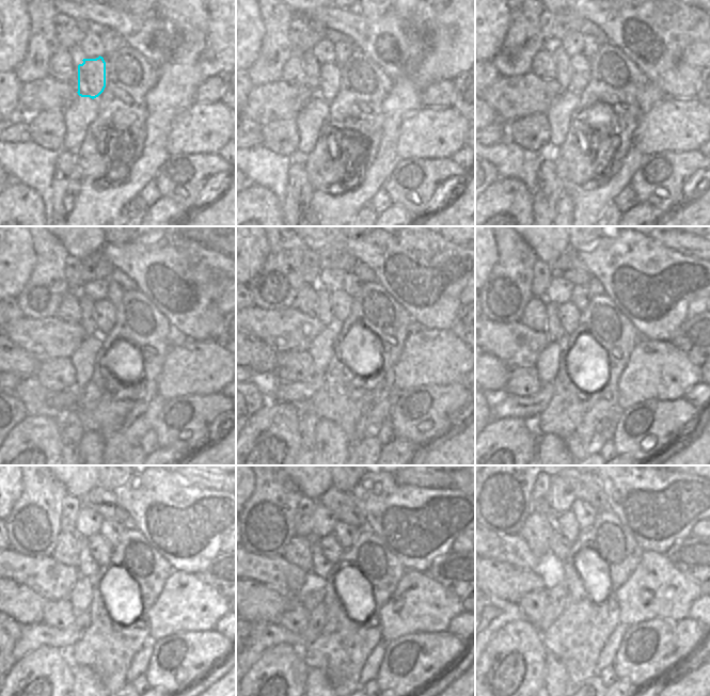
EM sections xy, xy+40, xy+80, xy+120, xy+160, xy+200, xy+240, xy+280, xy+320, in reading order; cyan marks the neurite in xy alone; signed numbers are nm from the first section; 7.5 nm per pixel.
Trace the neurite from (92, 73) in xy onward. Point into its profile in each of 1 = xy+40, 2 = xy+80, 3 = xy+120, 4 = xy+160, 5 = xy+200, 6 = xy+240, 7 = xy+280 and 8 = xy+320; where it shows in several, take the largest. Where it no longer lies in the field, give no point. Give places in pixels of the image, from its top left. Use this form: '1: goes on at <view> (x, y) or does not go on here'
1: goes on at xy+40 (335, 66)
2: goes on at xy+80 (580, 65)
3: goes on at xy+120 (104, 309)
4: goes on at xy+160 (340, 302)
5: goes on at xy+200 (570, 312)
6: goes on at xy+240 (99, 549)
7: goes on at xy+280 (333, 550)
8: goes on at xy+320 (566, 539)

